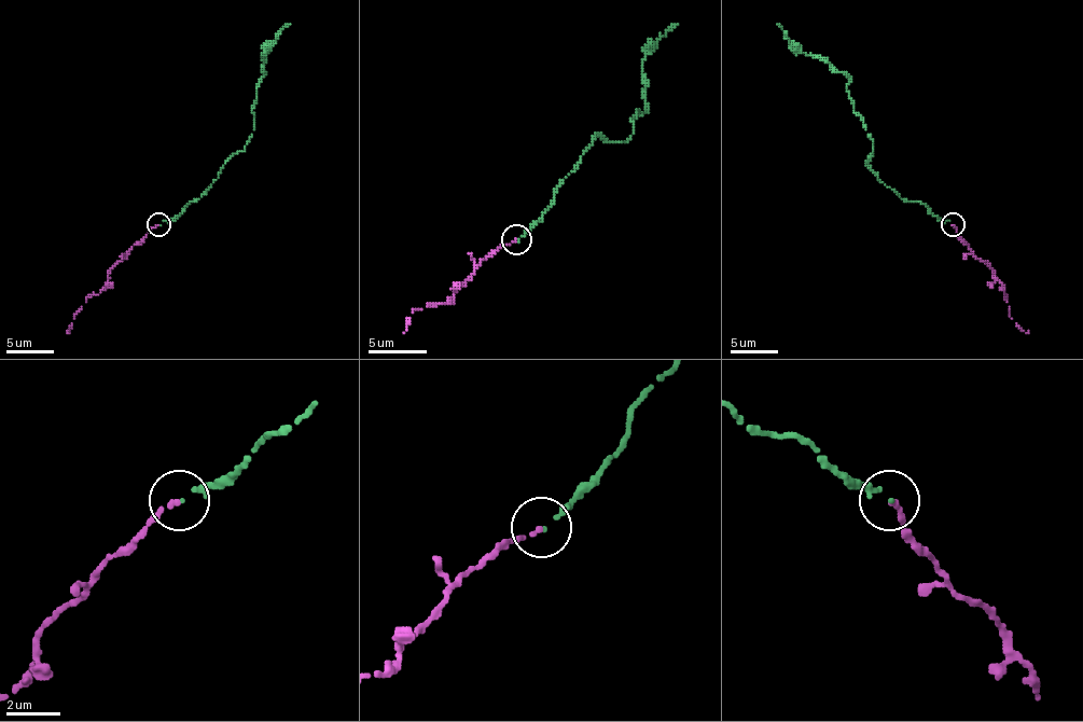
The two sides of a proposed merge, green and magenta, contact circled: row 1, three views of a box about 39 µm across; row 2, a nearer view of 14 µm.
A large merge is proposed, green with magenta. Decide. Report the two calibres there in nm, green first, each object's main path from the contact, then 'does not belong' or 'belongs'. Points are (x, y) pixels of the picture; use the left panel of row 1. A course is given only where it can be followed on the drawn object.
130 nm thick on the green side, 200 nm on the other; green runs (161, 225), (196, 202), (225, 163), (245, 149), (254, 124), (251, 110), (261, 79), (261, 55), (290, 24); magenta runs (158, 225), (110, 271), (106, 285), (74, 316), (69, 333), (67, 331); belongs

